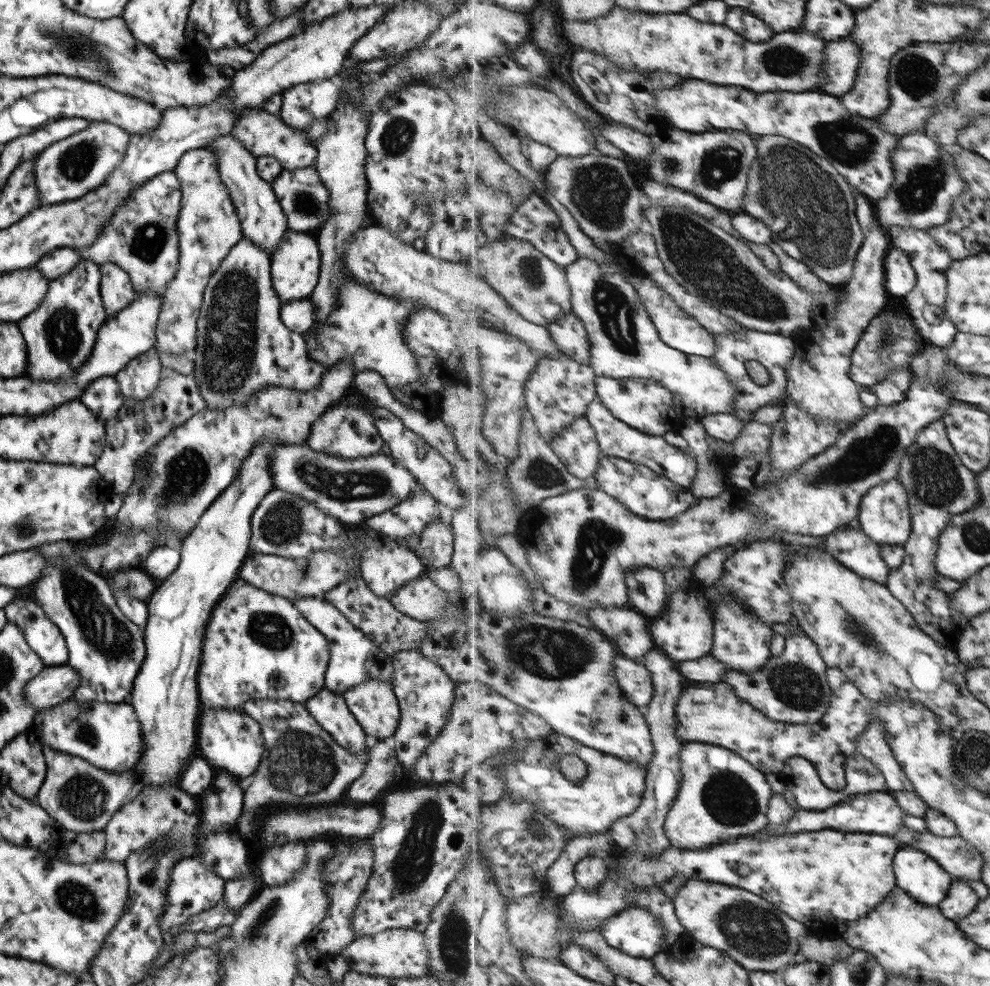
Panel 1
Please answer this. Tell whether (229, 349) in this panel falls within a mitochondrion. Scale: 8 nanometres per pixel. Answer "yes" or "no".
yes

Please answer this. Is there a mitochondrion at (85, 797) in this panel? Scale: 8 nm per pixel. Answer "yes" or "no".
yes

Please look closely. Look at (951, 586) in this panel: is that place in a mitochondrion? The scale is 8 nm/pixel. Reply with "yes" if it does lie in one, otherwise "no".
no

